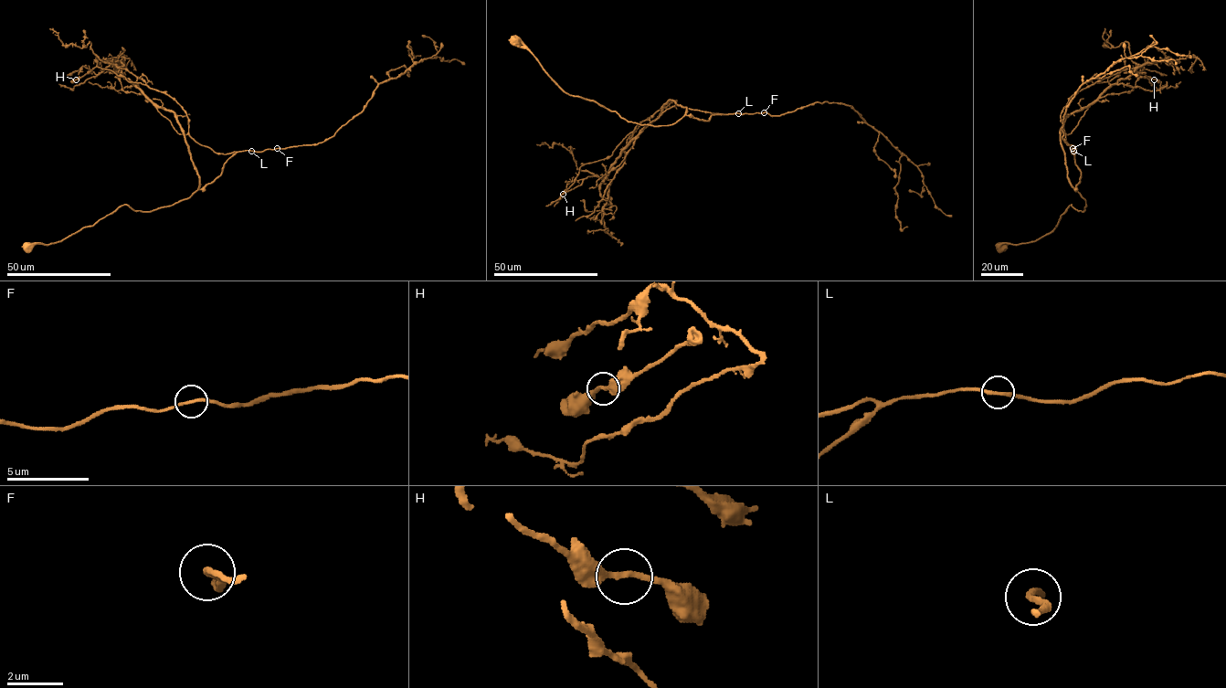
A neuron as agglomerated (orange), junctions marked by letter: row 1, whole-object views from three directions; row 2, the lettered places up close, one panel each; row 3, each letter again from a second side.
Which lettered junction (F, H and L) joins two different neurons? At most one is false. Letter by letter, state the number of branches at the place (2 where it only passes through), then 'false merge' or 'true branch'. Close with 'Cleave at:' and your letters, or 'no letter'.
F: 2 branches meet; true branch
H: 2 branches meet; true branch
L: 2 branches meet; true branch
Cleave at: no letter

